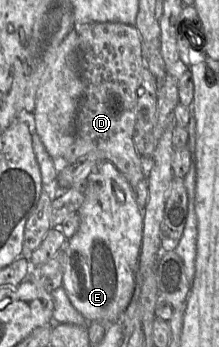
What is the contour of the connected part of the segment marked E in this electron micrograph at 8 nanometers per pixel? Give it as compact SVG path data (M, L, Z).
M103 161L95 166L95 169L89 174L85 182L84 190L84 202L78 210L80 217L80 226L78 231L69 239L67 239L65 248L65 261L63 267L63 287L67 293L67 296L71 304L75 309L82 314L82 316L89 322L98 321L100 323L114 323L117 322L129 305L136 281L136 271L138 268L138 261L140 257L140 251L142 246L143 236L143 209L140 209L136 200L134 192L127 182L125 176L116 168L116 166L110 161Z

